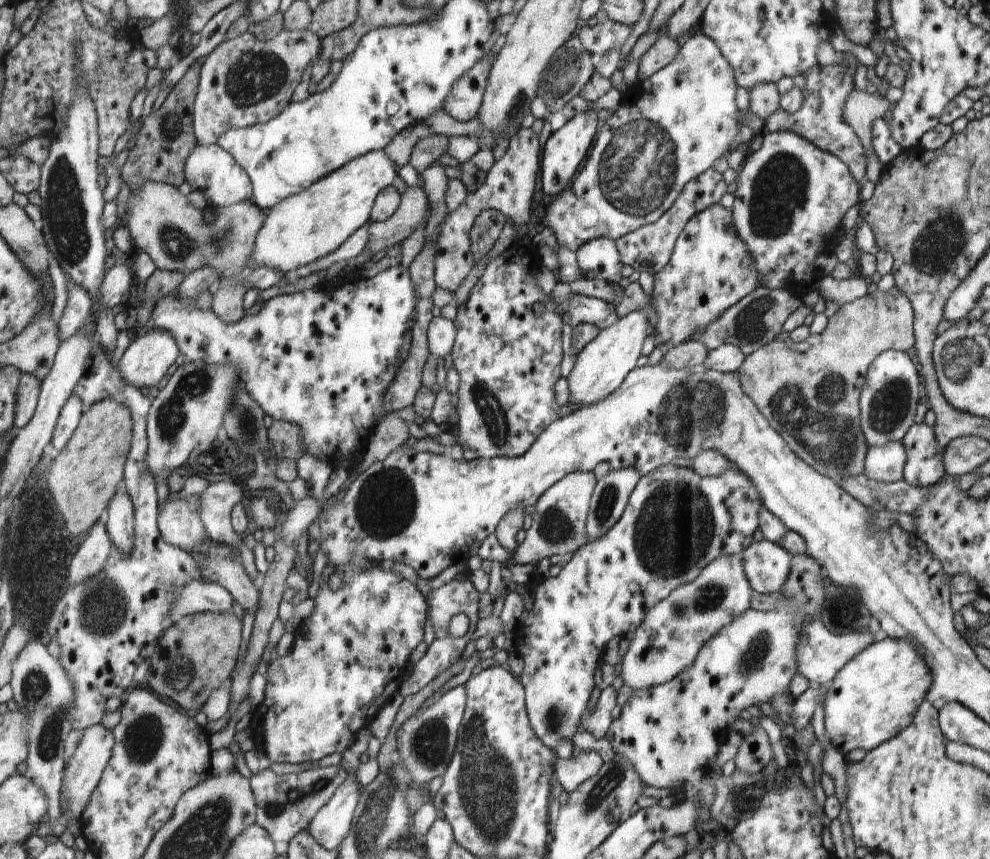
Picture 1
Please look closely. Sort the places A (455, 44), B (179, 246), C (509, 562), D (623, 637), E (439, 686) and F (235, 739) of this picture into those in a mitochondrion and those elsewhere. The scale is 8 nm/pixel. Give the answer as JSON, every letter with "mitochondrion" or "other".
{"A":"other","B":"mitochondrion","C":"other","D":"other","E":"other","F":"other"}

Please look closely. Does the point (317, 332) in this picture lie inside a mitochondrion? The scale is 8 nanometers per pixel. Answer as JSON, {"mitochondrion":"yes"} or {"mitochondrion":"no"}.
{"mitochondrion":"no"}

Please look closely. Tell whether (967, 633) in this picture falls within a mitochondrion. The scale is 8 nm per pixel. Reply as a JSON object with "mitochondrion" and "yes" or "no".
{"mitochondrion":"no"}

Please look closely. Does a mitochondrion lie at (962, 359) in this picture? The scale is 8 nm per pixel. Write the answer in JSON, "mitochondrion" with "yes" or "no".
{"mitochondrion":"yes"}

